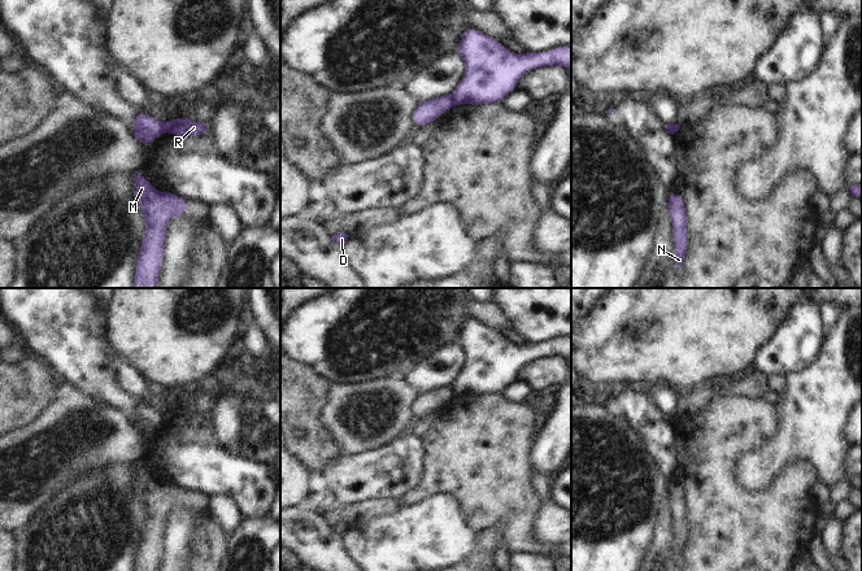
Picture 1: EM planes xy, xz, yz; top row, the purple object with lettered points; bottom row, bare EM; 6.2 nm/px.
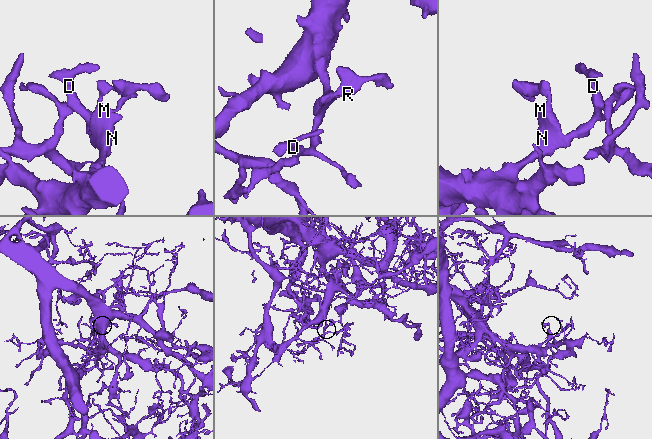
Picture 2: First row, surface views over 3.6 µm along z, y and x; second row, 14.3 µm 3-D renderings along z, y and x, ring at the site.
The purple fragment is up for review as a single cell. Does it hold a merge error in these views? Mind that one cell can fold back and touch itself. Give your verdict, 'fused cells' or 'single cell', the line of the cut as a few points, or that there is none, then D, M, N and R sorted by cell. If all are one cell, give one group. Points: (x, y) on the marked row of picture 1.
fused cells; cut xz (449, 95), (456, 104); groups D M N / R

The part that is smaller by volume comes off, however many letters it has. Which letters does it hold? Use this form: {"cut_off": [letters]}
{"cut_off": ["R"]}

